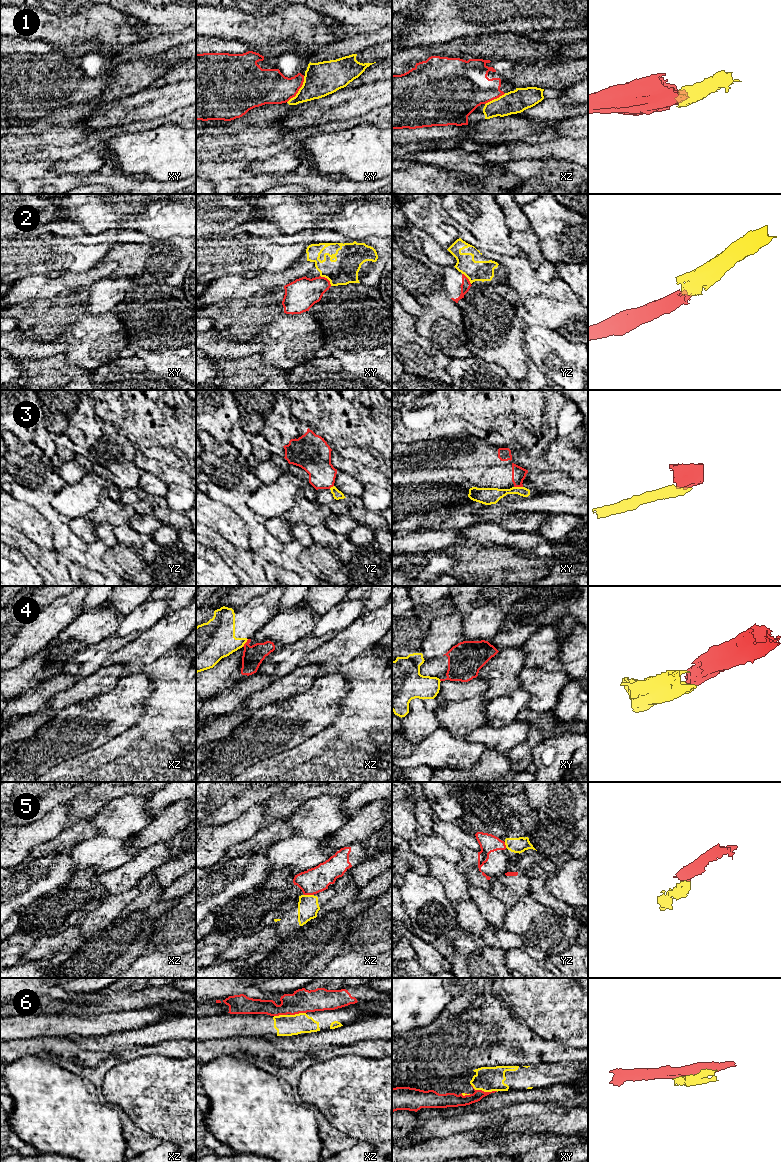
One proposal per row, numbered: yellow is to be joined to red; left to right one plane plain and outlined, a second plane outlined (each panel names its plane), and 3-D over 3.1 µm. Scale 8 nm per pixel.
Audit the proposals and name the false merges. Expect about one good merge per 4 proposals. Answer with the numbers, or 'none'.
1, 2, 3, 4, 5, 6

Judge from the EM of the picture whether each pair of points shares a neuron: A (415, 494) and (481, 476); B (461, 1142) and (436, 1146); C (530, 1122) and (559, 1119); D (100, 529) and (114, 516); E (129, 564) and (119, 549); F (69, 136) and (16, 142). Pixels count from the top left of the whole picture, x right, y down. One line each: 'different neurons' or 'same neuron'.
A: different neurons
B: same neuron
C: same neuron
D: different neurons
E: same neuron
F: same neuron

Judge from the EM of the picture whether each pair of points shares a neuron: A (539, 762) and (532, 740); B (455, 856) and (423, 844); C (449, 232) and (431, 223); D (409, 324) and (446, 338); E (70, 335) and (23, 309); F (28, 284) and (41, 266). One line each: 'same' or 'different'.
A: different
B: same
C: same
D: different
E: different
F: different

